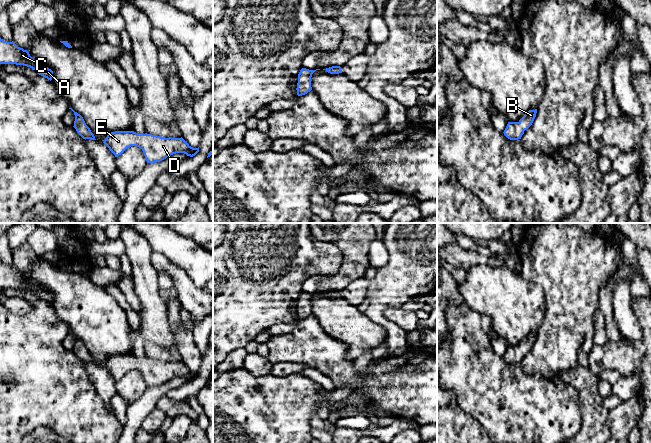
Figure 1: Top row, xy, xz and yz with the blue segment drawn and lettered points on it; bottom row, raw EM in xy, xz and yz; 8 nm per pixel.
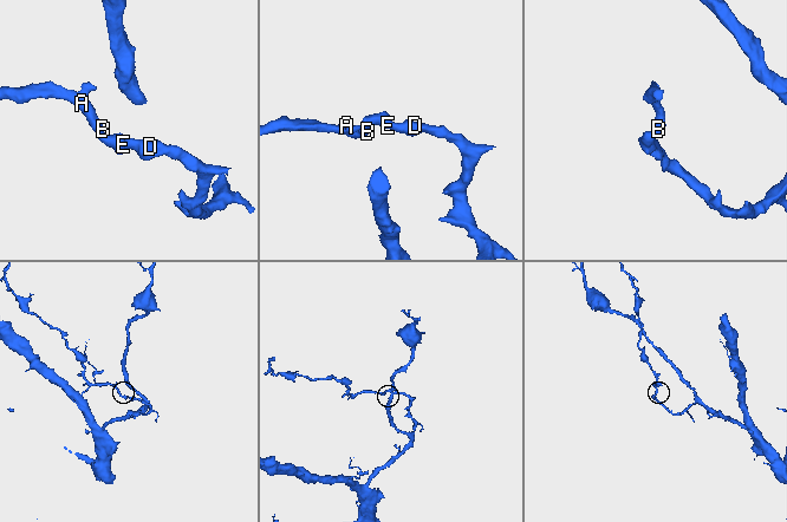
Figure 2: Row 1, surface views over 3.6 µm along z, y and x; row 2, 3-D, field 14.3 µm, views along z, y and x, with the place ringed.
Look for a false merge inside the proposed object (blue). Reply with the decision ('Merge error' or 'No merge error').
No merge error

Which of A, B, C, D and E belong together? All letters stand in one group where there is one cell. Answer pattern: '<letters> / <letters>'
A B C D E

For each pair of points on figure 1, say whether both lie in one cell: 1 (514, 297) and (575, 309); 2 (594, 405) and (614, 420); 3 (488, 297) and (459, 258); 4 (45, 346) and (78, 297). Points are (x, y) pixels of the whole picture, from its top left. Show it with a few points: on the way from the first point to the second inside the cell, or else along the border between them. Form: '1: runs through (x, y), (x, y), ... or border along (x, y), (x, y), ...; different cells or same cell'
1: border along (534, 282), (541, 288), (545, 302), (541, 326); different cells
2: border along (607, 411), (607, 428), (610, 432); different cells
3: border along (478, 264), (469, 267), (465, 271); different cells
4: border along (50, 305), (55, 315), (70, 331); different cells

